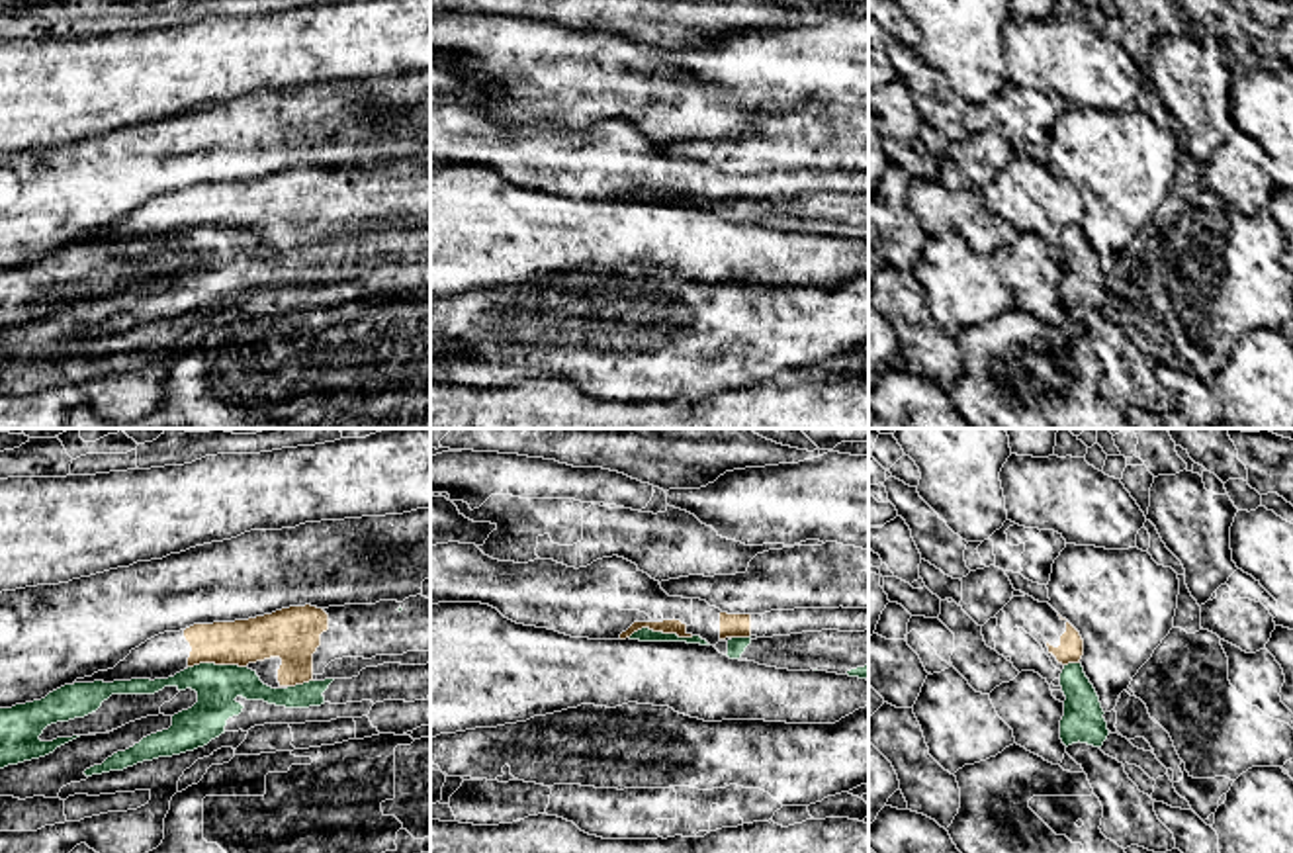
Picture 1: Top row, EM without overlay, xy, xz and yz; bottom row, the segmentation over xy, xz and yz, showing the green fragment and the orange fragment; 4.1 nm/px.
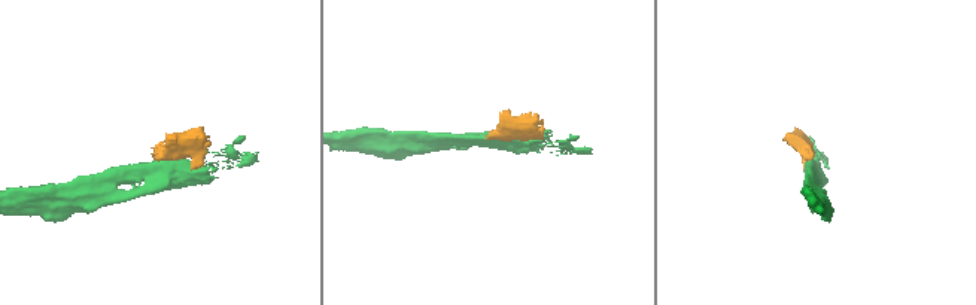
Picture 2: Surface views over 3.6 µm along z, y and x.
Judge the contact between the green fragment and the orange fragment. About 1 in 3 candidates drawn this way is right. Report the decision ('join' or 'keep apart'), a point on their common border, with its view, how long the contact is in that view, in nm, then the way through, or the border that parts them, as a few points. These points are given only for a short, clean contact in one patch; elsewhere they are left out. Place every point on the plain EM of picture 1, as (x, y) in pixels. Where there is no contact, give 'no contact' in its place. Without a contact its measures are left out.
keep apart | xz (662, 194) | 280 nm

